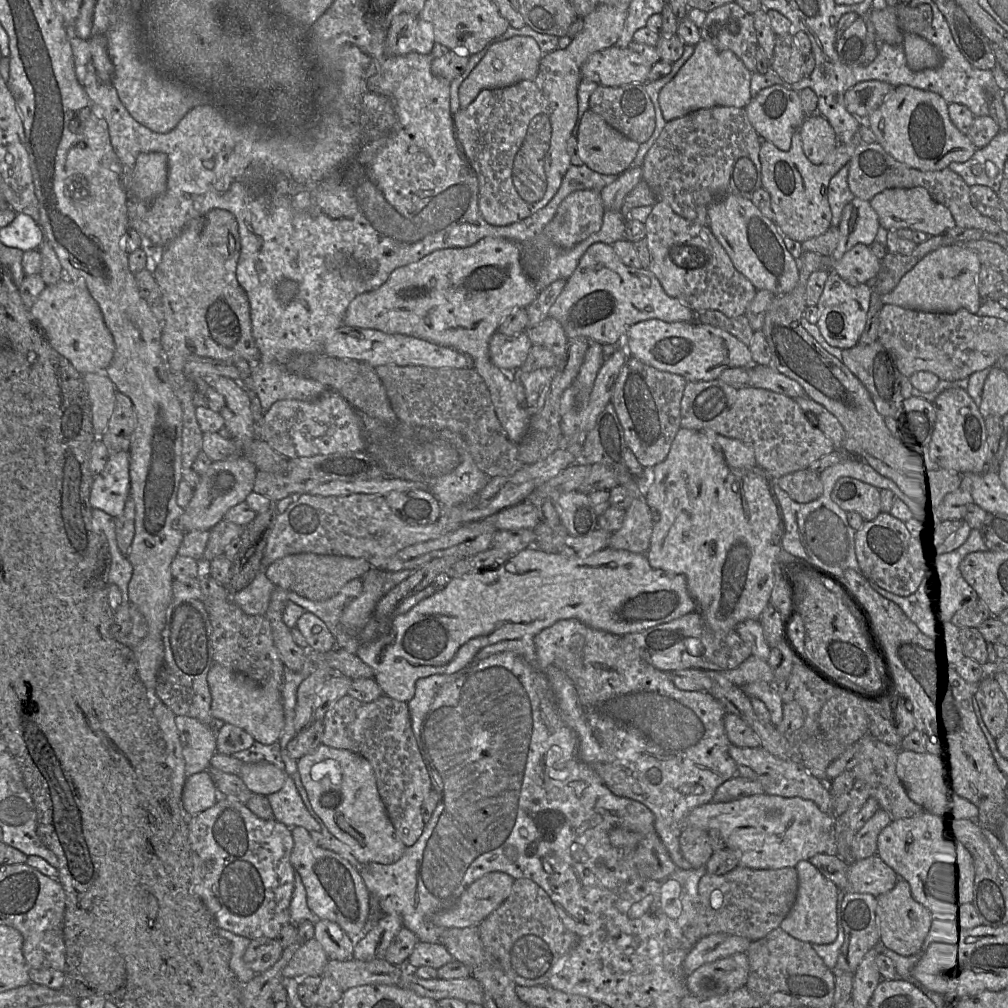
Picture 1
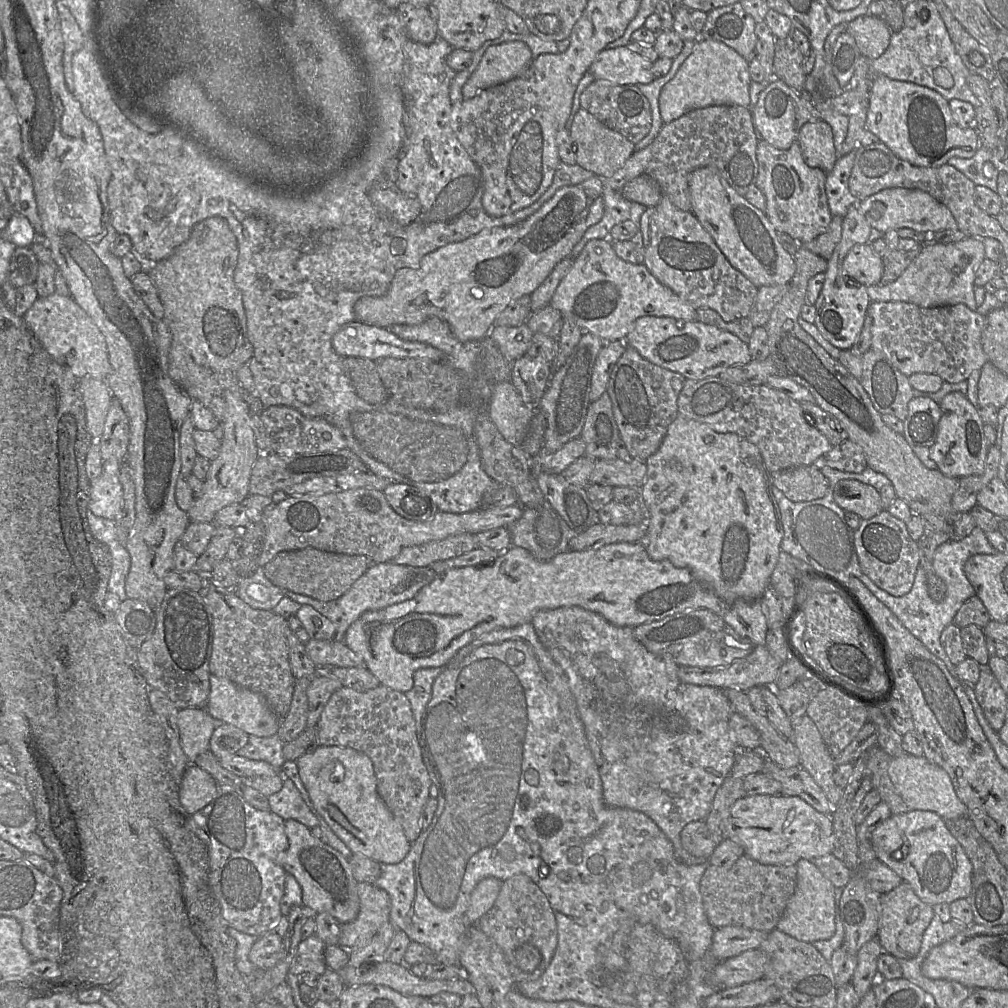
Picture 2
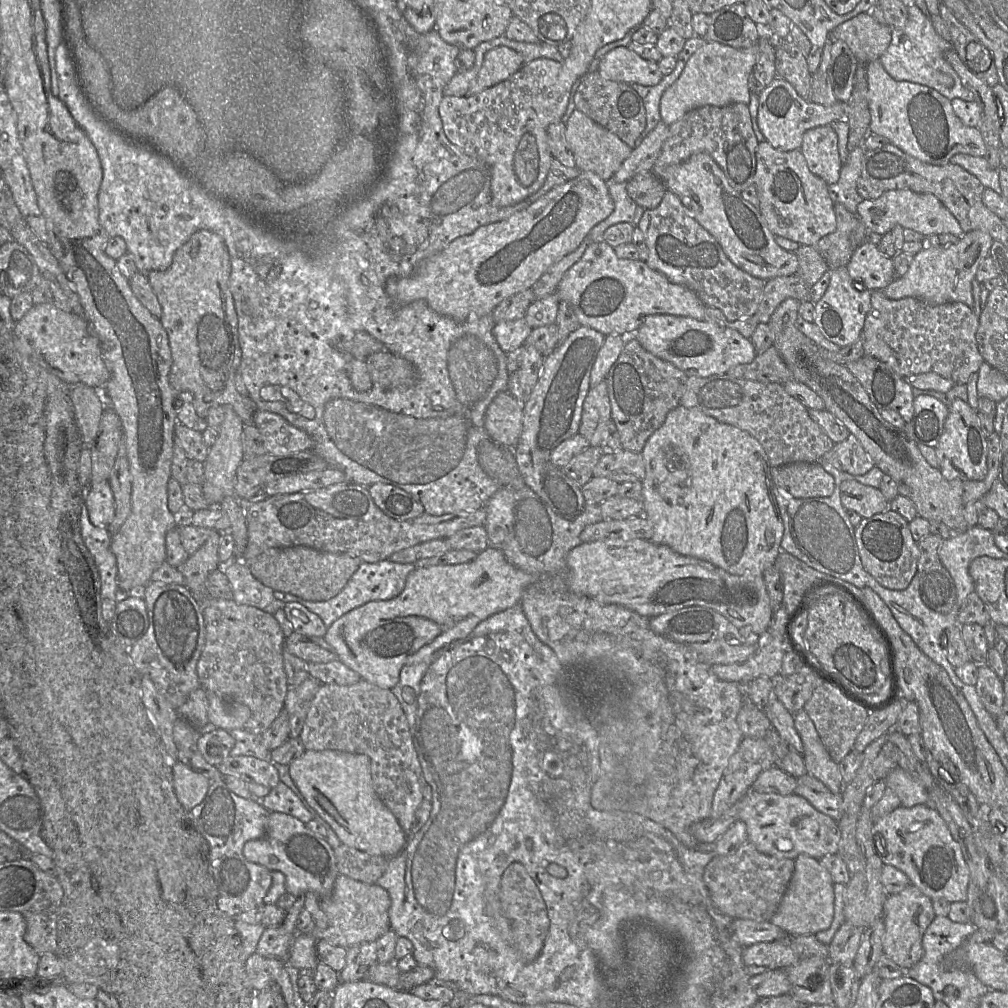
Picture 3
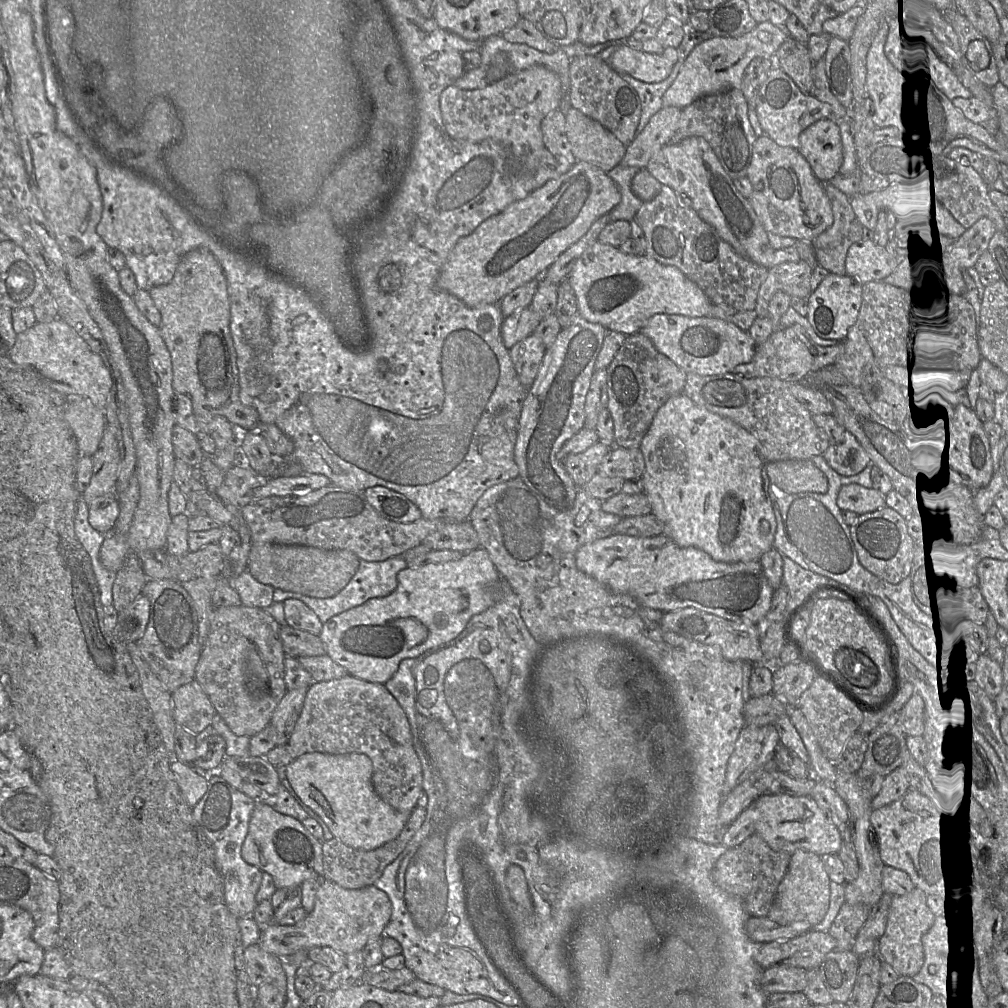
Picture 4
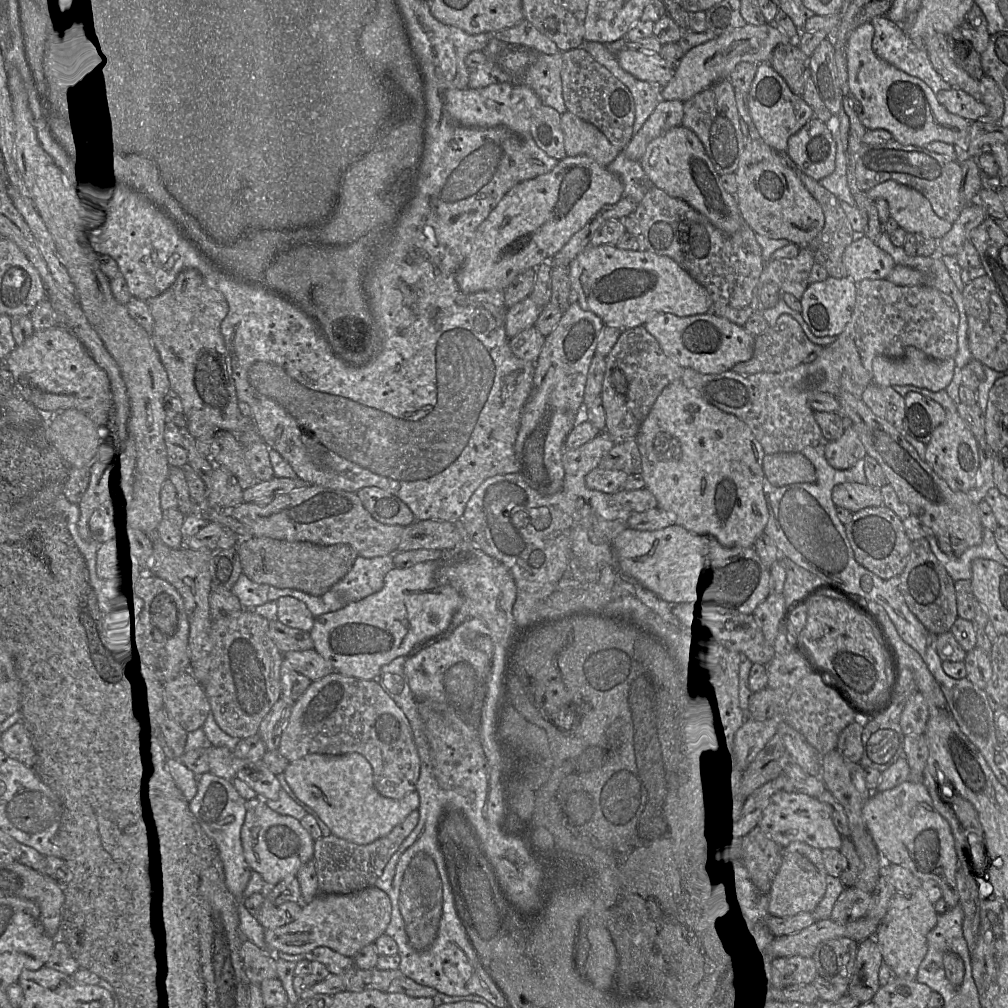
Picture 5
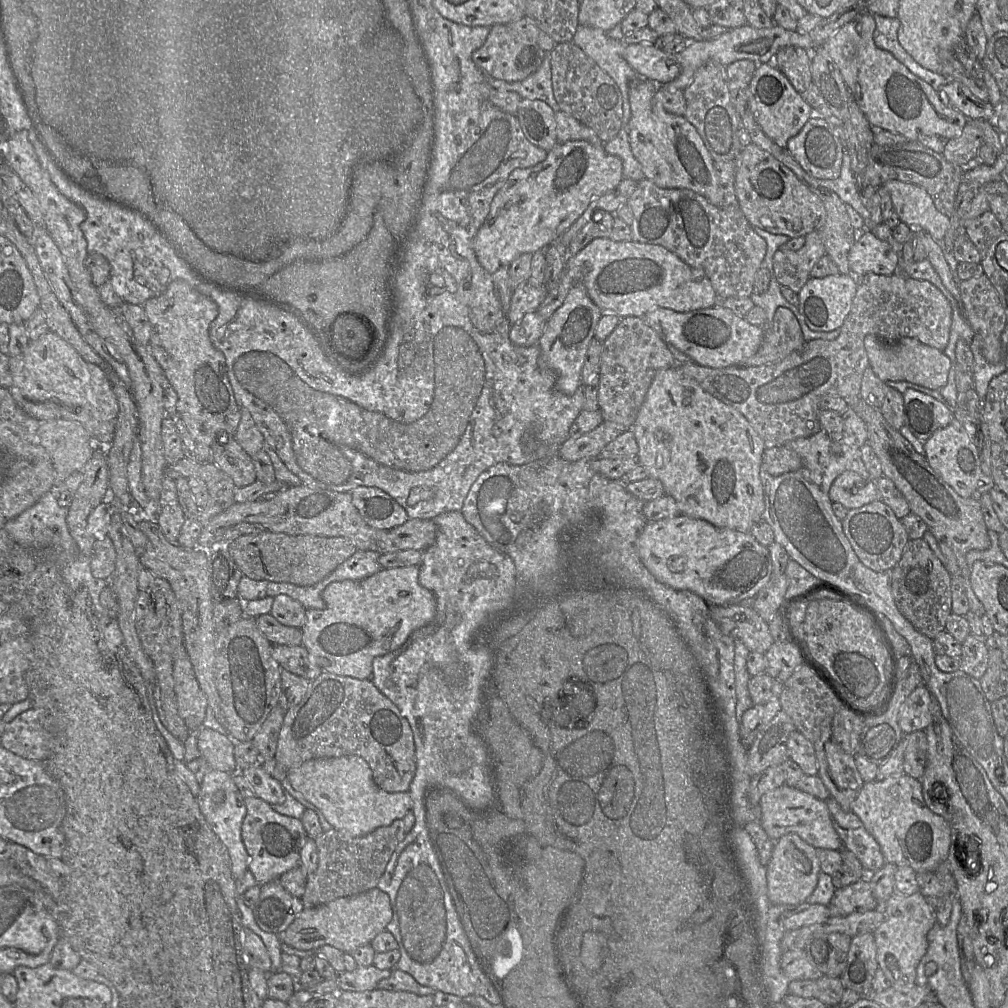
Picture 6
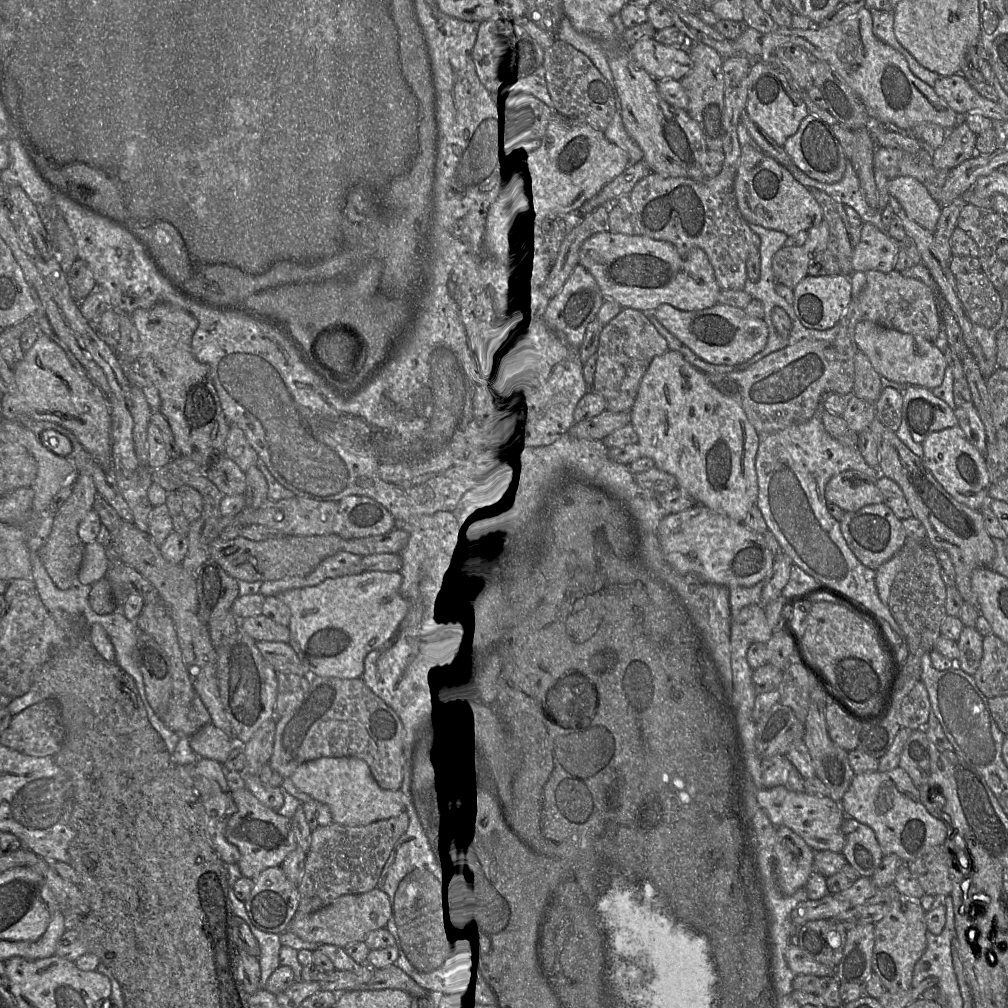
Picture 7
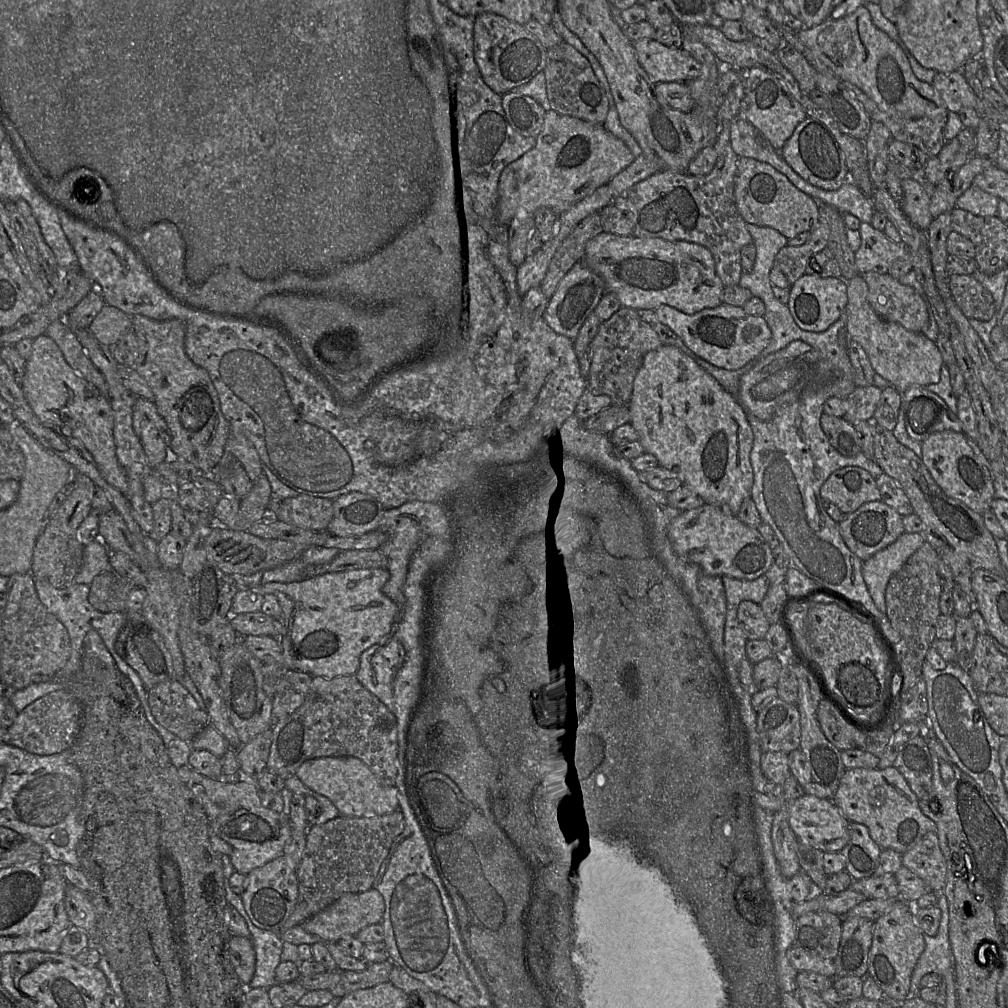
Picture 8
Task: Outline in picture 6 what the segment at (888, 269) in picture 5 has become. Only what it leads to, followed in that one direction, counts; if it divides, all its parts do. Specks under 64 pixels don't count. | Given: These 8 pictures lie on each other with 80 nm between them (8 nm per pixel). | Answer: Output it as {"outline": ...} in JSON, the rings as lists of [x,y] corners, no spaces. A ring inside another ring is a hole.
{"outline":[[[870,229],[851,247],[848,254],[850,274],[862,277],[867,273],[892,275],[900,269],[900,256],[893,247],[878,239]]]}

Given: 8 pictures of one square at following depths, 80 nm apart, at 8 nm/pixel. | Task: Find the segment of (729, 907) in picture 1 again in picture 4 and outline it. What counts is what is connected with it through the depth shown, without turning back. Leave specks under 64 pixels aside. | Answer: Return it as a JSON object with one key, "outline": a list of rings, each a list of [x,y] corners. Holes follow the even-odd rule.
{"outline":[[[757,833],[728,848],[715,862],[711,877],[715,884],[743,901],[750,916],[767,916],[777,888],[787,872],[790,855],[773,850]]]}

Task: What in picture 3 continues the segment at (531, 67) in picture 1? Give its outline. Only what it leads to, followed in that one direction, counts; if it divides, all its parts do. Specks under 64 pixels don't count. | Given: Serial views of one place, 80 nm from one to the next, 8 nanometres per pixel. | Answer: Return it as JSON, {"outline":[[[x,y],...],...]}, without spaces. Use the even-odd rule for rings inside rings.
{"outline":[[[498,46],[485,53],[483,64],[467,95],[492,87],[515,74],[524,65],[520,53],[507,46]]]}

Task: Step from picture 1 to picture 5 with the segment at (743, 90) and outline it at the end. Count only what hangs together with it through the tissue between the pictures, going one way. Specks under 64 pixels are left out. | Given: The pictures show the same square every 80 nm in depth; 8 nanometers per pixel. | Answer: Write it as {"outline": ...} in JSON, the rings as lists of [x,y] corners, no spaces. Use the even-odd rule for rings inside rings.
{"outline":[[[775,23],[760,26],[747,24],[716,36],[693,47],[677,62],[674,76],[661,92],[662,101],[679,100],[684,103],[712,84],[729,79],[730,73],[741,62],[769,63],[776,47],[791,41]]]}

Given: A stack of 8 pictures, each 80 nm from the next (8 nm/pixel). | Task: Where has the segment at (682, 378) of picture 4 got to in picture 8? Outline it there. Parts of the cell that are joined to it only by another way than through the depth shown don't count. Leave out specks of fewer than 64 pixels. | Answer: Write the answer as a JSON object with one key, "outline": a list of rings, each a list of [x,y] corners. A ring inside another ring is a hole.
{"outline":[[[621,307],[609,319],[601,322],[590,344],[588,387],[597,393],[609,396],[614,405],[628,405],[634,378],[643,357],[647,352],[662,345],[658,334],[640,317],[637,310]]]}

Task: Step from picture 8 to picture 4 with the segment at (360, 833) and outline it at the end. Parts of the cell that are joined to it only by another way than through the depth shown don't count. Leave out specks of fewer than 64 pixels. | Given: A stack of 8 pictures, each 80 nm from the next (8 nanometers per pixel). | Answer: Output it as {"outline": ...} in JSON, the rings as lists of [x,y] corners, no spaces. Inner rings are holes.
{"outline":[[[415,806],[401,833],[393,840],[373,850],[350,847],[333,837],[322,842],[323,874],[322,881],[331,881],[343,888],[360,889],[373,885],[380,878],[384,869],[404,850],[410,839],[421,827],[426,816],[426,807]]]}

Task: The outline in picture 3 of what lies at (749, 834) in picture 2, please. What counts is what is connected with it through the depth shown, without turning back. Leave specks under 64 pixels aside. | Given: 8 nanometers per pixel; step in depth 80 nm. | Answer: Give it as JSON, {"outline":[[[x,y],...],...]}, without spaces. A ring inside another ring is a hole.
{"outline":[[[749,791],[739,801],[737,819],[746,824],[747,840],[750,841],[759,852],[769,856],[795,860],[798,855],[806,854],[813,858],[820,859],[825,855],[835,854],[838,851],[840,830],[837,821],[821,813],[805,798],[794,793],[790,795],[779,795]]]}

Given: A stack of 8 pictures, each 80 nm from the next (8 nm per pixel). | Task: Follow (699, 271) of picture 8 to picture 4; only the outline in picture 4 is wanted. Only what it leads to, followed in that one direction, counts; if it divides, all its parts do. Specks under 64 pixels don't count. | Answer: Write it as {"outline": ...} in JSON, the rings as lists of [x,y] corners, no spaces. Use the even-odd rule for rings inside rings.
{"outline":[[[598,241],[582,253],[566,280],[575,294],[578,314],[589,322],[602,325],[607,331],[621,332],[627,336],[639,332],[654,314],[666,313],[702,317],[709,315],[712,305],[703,290],[677,267],[662,264],[646,254],[625,254],[618,247]]]}

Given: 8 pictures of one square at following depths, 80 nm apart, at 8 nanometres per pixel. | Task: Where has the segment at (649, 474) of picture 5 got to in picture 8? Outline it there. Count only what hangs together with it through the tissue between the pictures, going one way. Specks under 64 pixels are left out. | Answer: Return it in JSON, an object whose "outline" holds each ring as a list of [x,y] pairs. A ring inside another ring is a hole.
{"outline":[[[662,345],[643,357],[634,378],[628,407],[630,423],[640,443],[646,453],[657,458],[658,466],[675,472],[684,485],[697,493],[705,503],[724,508],[737,516],[742,502],[751,496],[754,482],[750,462],[754,436],[748,414],[736,397],[679,348]]]}

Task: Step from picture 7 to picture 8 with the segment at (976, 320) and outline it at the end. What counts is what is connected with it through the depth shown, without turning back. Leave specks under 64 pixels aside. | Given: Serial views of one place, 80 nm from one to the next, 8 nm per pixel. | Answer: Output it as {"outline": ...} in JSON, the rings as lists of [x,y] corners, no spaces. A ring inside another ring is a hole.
{"outline":[[[951,275],[952,298],[968,319],[988,321],[996,313],[994,299],[974,275]]]}

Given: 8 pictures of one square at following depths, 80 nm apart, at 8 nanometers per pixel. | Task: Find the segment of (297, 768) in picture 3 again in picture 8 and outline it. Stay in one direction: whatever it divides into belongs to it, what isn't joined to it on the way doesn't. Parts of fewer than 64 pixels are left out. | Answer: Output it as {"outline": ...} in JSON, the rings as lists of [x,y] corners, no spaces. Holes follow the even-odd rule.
{"outline":[[[329,756],[304,761],[295,775],[313,791],[327,797],[345,817],[384,815],[398,810],[398,790],[382,785],[369,767],[353,756]]]}

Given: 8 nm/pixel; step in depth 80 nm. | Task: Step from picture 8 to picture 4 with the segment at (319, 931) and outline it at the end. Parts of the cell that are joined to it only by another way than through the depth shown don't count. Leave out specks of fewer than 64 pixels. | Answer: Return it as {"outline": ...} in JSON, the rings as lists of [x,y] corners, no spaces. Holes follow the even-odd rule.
{"outline":[[[322,881],[316,893],[313,910],[294,925],[273,922],[262,928],[258,945],[281,958],[301,949],[328,946],[346,955],[361,951],[367,943],[382,938],[392,913],[392,903],[386,892],[375,885],[347,889],[331,881]]]}

